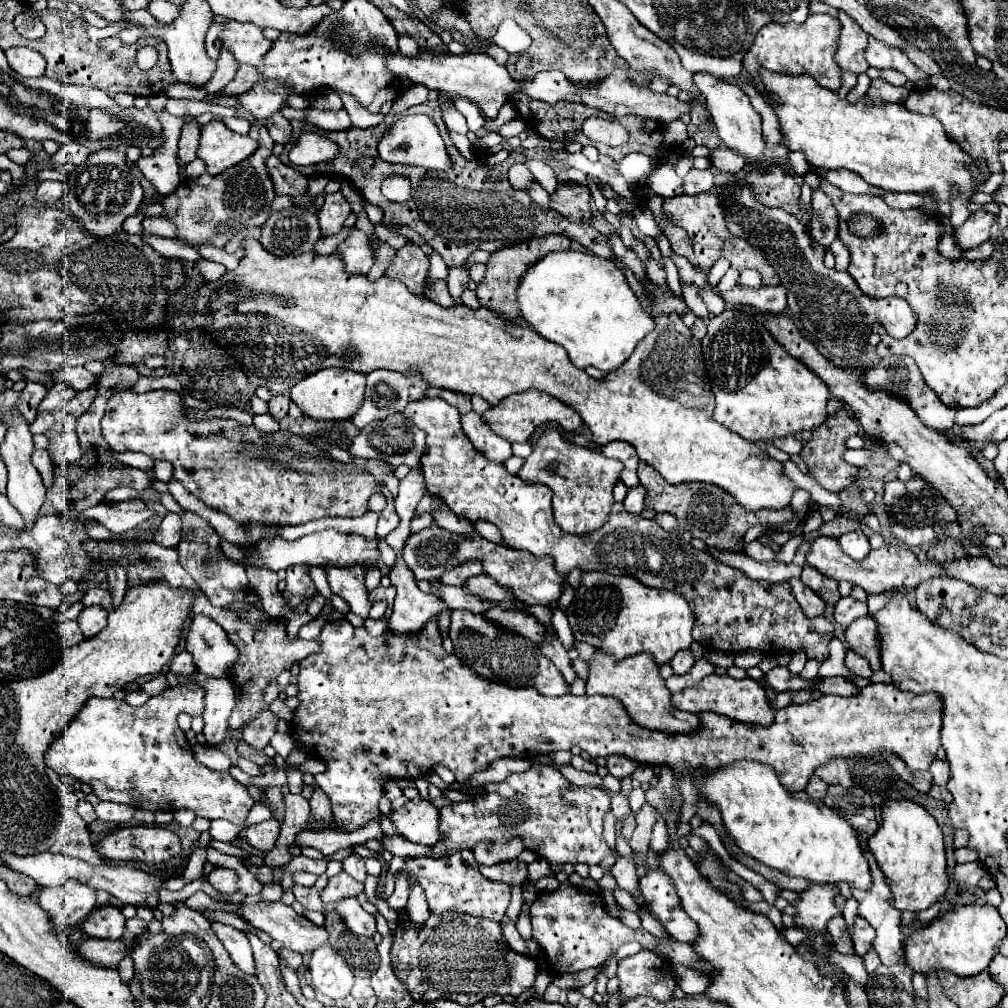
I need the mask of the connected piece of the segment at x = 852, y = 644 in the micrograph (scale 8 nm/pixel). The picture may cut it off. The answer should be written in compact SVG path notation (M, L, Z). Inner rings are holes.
M860 617L858 621L854 621L854 625L850 625L844 633L846 637L846 645L850 651L858 653L860 657L864 657L872 671L880 669L880 657L878 657L878 633L876 633L874 621L870 617Z

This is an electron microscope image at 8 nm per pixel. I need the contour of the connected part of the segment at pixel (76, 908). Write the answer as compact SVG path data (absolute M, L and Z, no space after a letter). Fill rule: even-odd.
M70 879L60 887L42 889L38 903L52 917L56 931L64 933L66 927L84 921L96 907L96 889Z

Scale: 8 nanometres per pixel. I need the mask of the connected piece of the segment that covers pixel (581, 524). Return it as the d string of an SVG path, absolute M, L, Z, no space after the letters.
M546 429L538 445L524 461L518 477L528 483L544 483L552 489L552 509L556 523L570 535L586 535L600 529L612 511L612 489L618 483L622 463L588 447L578 447L562 439L556 429Z

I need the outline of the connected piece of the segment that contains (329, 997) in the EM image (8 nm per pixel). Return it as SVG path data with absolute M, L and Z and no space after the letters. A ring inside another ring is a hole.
M324 943L314 951L310 961L310 977L316 999L324 1006L336 1006L334 999L344 999L354 983L350 967L330 947L330 943Z

